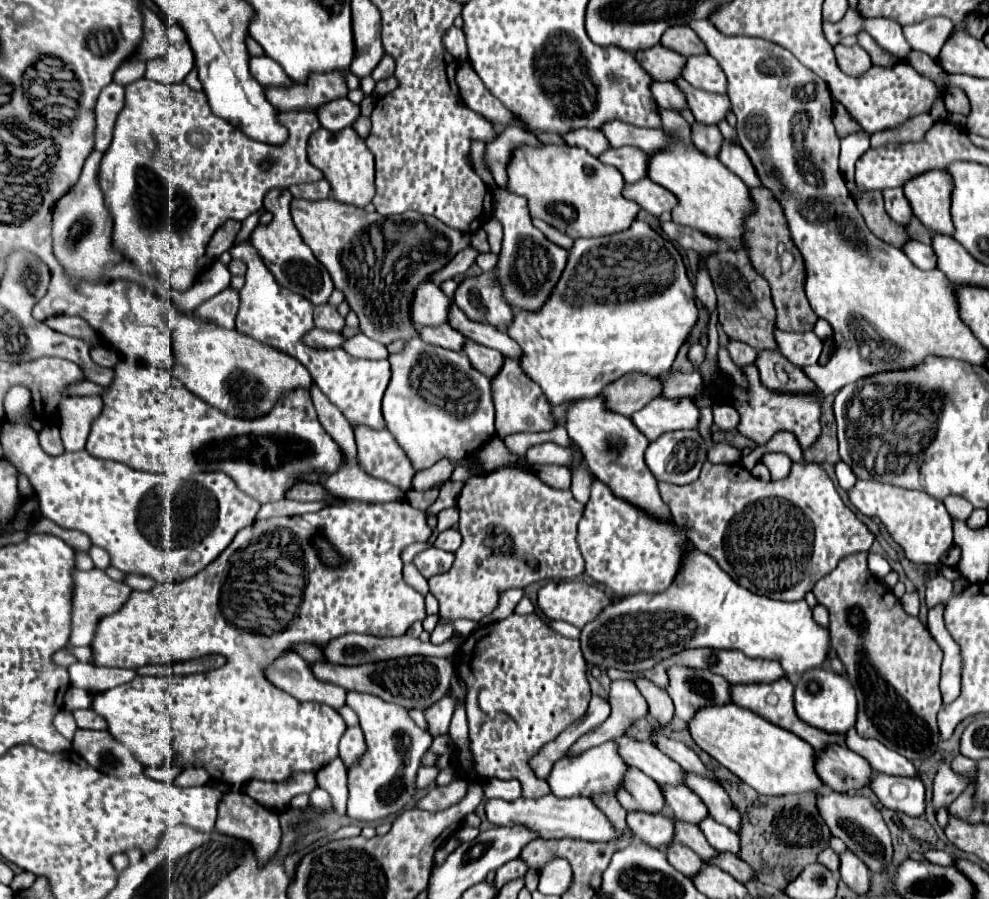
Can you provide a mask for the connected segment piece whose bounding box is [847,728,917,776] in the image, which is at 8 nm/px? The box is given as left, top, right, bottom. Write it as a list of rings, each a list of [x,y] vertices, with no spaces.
[[[851,728],[847,732],[847,736],[849,736],[847,748],[861,754],[873,766],[875,772],[895,774],[895,776],[917,776],[917,768],[913,766],[913,762],[907,760],[905,756],[897,754],[895,750],[887,748],[885,744],[871,740],[871,738],[857,736],[855,728]]]

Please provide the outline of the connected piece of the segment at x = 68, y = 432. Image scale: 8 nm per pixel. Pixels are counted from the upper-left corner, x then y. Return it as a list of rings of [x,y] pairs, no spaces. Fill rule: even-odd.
[[[69,396],[61,404],[61,438],[65,452],[79,452],[85,448],[91,424],[103,410],[101,396]]]

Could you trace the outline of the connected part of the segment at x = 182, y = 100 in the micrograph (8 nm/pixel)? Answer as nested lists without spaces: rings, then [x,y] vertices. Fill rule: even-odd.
[[[141,78],[137,82],[131,82],[129,86],[125,86],[125,108],[119,112],[117,116],[117,122],[115,122],[115,130],[113,130],[113,142],[111,146],[105,150],[105,156],[103,156],[103,162],[101,162],[101,168],[99,168],[99,174],[97,174],[97,180],[99,180],[99,186],[103,190],[105,205],[113,216],[114,230],[112,232],[113,246],[117,248],[117,252],[125,254],[127,260],[131,260],[131,264],[147,274],[147,276],[161,276],[171,288],[175,290],[187,290],[195,284],[195,278],[197,278],[197,272],[195,272],[195,262],[199,256],[205,254],[205,248],[213,236],[213,232],[227,220],[245,220],[247,216],[263,210],[263,198],[269,190],[273,188],[289,188],[293,184],[309,184],[309,182],[317,182],[323,178],[323,172],[317,170],[315,166],[311,166],[311,162],[307,160],[307,152],[305,152],[305,146],[307,146],[307,140],[309,140],[309,134],[313,134],[315,130],[321,128],[321,122],[317,118],[315,112],[279,112],[277,118],[279,122],[287,128],[289,136],[283,144],[263,144],[263,142],[257,142],[257,140],[251,140],[247,138],[241,130],[237,130],[233,124],[229,124],[227,120],[215,116],[211,112],[211,108],[207,106],[207,98],[203,92],[195,92],[191,90],[185,82],[181,84],[173,84],[173,86],[167,86],[167,84],[161,84],[161,82],[153,82],[153,80],[147,80],[147,78]],[[265,158],[271,158],[273,160],[273,166],[269,170],[261,170],[259,164],[265,160]]]

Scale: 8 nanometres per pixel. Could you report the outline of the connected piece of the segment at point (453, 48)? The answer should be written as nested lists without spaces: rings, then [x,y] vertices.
[[[453,26],[447,36],[445,36],[445,46],[449,48],[449,52],[453,56],[457,56],[459,62],[465,62],[467,60],[467,42],[465,42],[465,34],[461,28]]]

